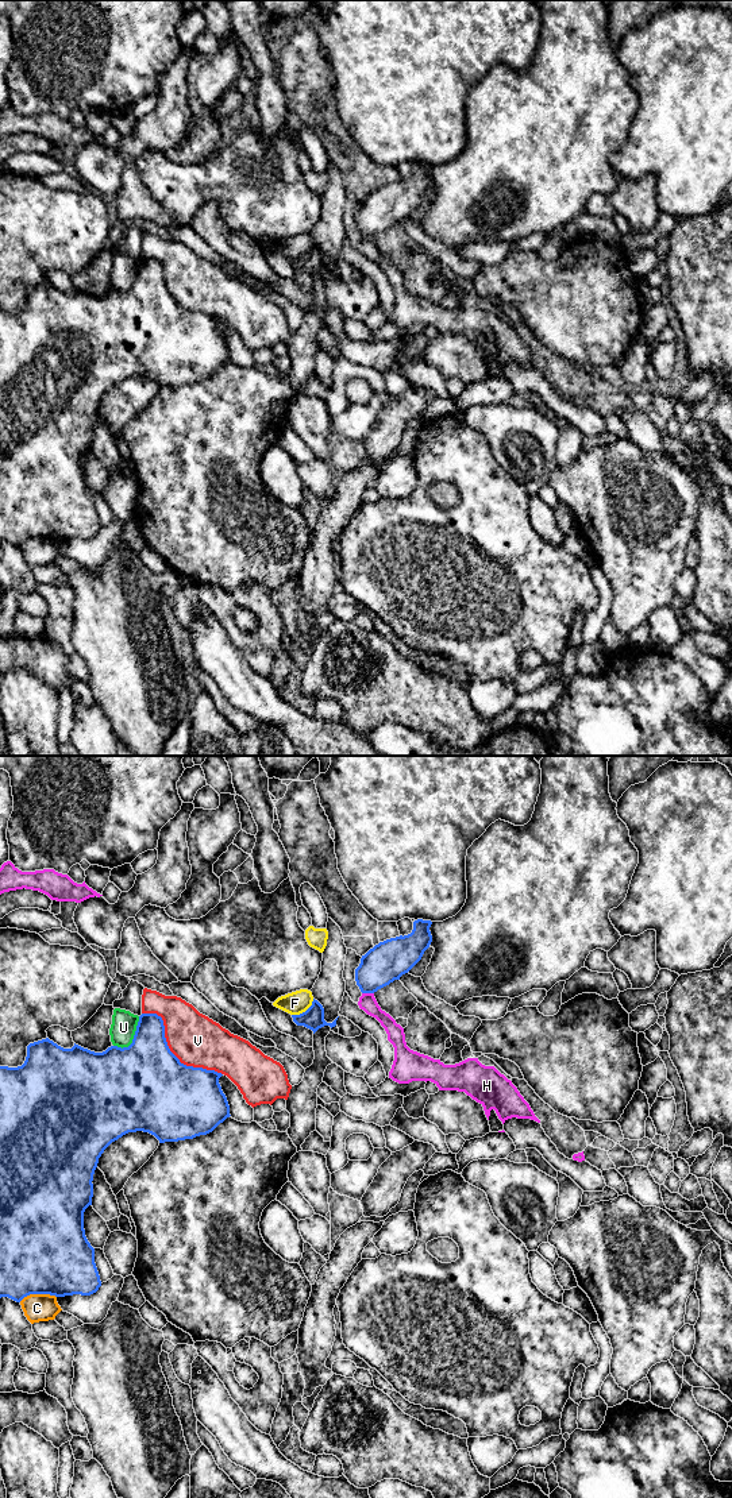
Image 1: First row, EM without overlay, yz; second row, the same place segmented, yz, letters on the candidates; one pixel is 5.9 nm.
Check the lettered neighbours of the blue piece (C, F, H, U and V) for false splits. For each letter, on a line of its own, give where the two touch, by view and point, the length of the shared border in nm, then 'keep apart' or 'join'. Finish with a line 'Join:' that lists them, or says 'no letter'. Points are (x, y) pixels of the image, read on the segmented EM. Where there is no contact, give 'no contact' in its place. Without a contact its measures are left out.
C: yz (37, 1293) | 220 nm | keep apart
F: yz (305, 1011) | 170 nm | keep apart
H: yz (368, 992) | 70 nm | keep apart
U: yz (134, 1038) | 240 nm | keep apart
V: yz (170, 1051) | 600 nm | keep apart
Join: no letter

